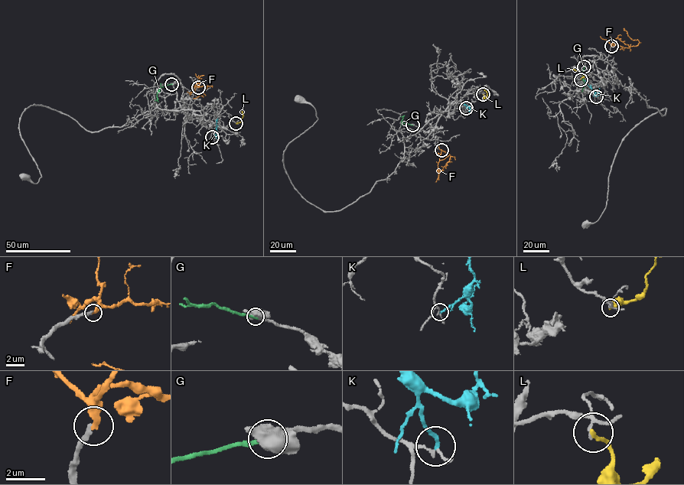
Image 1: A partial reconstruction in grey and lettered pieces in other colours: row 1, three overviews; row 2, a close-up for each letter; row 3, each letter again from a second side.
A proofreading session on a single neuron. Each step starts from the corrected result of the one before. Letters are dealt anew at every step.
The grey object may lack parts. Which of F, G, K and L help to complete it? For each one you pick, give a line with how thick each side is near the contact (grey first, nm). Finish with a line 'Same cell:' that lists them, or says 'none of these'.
F: calibres 220 and 360 nm
Same cell: F

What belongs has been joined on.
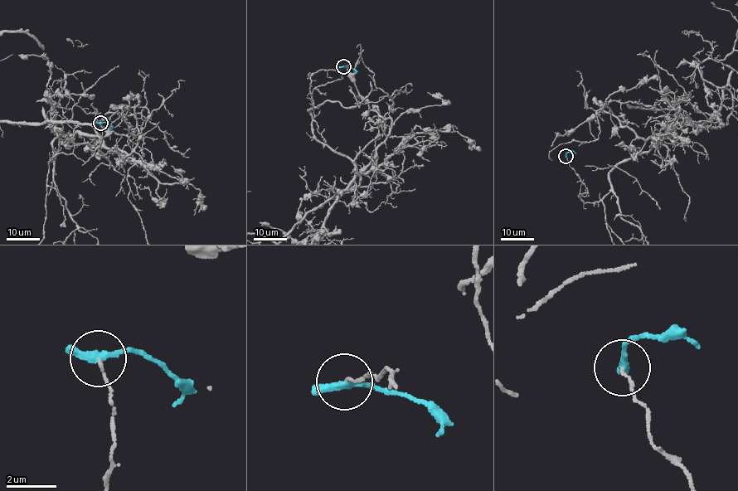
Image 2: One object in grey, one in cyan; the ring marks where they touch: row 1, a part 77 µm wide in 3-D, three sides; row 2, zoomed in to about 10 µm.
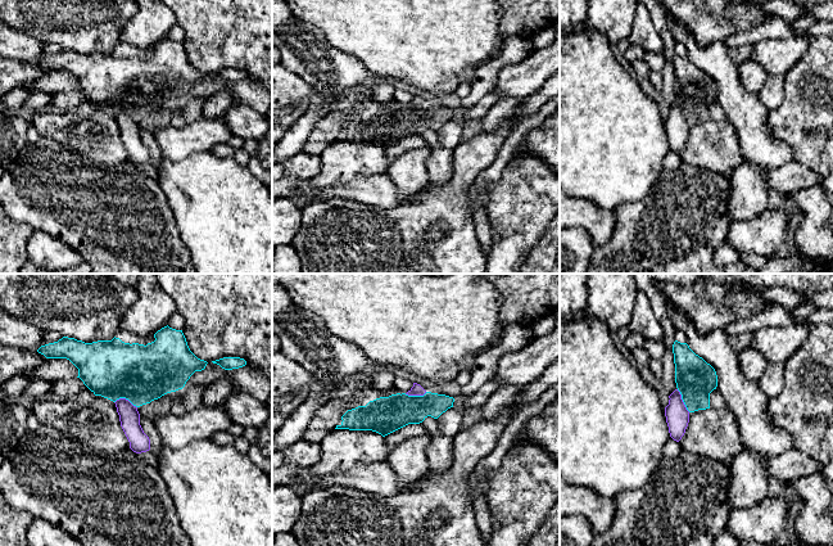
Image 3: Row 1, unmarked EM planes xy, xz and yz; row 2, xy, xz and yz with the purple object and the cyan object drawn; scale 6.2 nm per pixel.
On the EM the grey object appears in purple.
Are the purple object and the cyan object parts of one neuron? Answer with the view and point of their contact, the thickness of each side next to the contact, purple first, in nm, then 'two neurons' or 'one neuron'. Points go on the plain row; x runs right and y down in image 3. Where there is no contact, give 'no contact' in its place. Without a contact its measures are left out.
meets purple in xy at (125, 111); 130 nm thick on the purple side, 360 nm on the other; two neurons

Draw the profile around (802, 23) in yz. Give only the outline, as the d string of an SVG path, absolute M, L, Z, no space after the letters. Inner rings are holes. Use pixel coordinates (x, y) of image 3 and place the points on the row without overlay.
M800 17L798 19L791 22L791 27L792 30L796 30L796 31L807 31L807 28L814 23L816 22L815 18L812 17Z

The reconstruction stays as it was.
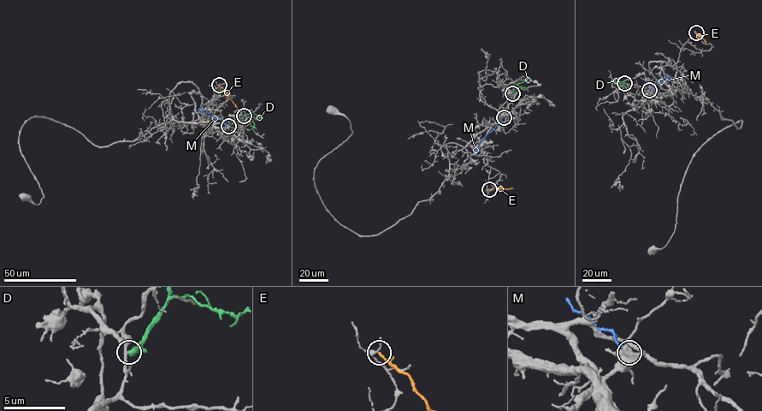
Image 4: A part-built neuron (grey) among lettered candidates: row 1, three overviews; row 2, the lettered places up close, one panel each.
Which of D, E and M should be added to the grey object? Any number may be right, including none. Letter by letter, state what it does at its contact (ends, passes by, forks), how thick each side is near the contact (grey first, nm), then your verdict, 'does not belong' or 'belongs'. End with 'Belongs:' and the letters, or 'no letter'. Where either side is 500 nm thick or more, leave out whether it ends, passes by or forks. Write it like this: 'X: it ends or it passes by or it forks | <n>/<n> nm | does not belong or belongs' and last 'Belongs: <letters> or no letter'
D: it ends | 260/480 nm | does not belong
E: it ends | 140/170 nm | does not belong
M: 750/180 nm | does not belong
Belongs: no letter

